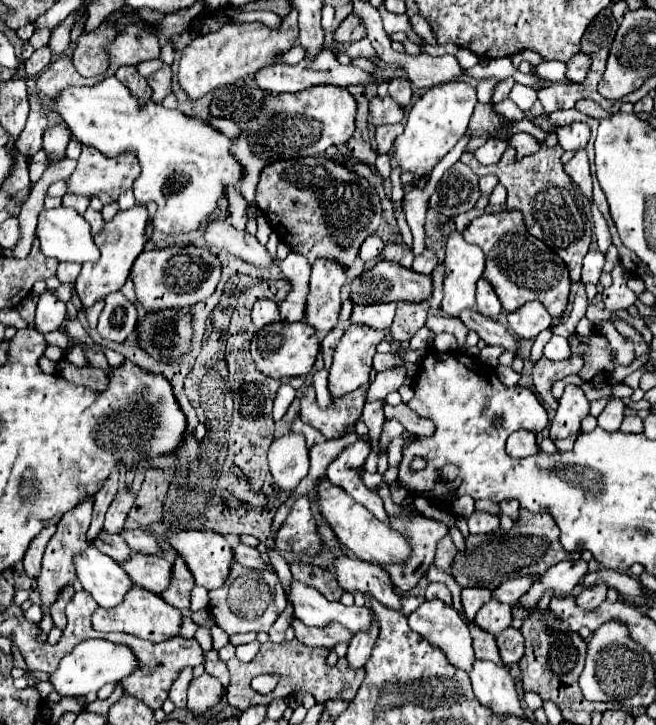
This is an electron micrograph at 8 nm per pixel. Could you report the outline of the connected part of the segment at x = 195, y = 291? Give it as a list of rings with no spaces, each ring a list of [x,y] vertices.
[[[166,247],[158,251],[142,251],[132,267],[132,281],[138,303],[148,313],[164,309],[188,309],[210,297],[220,279],[216,255],[208,247]]]

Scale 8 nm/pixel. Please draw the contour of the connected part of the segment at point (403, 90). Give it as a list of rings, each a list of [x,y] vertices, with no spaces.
[[[394,77],[388,85],[388,93],[390,97],[400,105],[400,107],[408,107],[410,105],[410,97],[412,97],[412,89],[410,89],[410,81],[404,77]]]

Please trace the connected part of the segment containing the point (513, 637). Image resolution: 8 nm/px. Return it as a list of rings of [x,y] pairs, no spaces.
[[[508,627],[506,631],[502,631],[502,635],[496,641],[498,641],[498,649],[504,665],[520,661],[520,657],[524,655],[524,637],[518,629]]]

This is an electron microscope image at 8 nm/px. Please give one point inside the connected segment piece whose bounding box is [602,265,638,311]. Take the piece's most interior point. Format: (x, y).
(617, 296)

